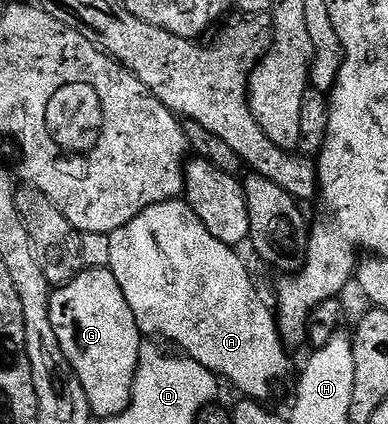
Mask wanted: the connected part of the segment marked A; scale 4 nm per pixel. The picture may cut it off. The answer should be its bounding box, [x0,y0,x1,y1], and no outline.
[109,199,289,402]

